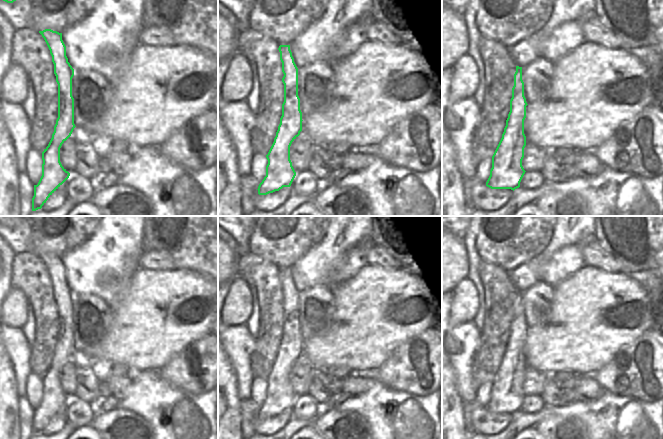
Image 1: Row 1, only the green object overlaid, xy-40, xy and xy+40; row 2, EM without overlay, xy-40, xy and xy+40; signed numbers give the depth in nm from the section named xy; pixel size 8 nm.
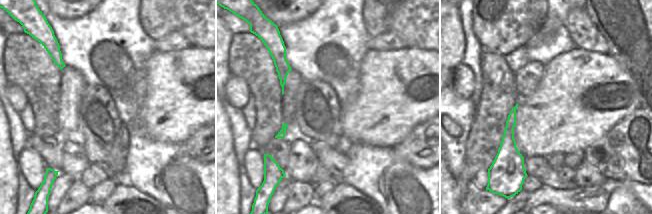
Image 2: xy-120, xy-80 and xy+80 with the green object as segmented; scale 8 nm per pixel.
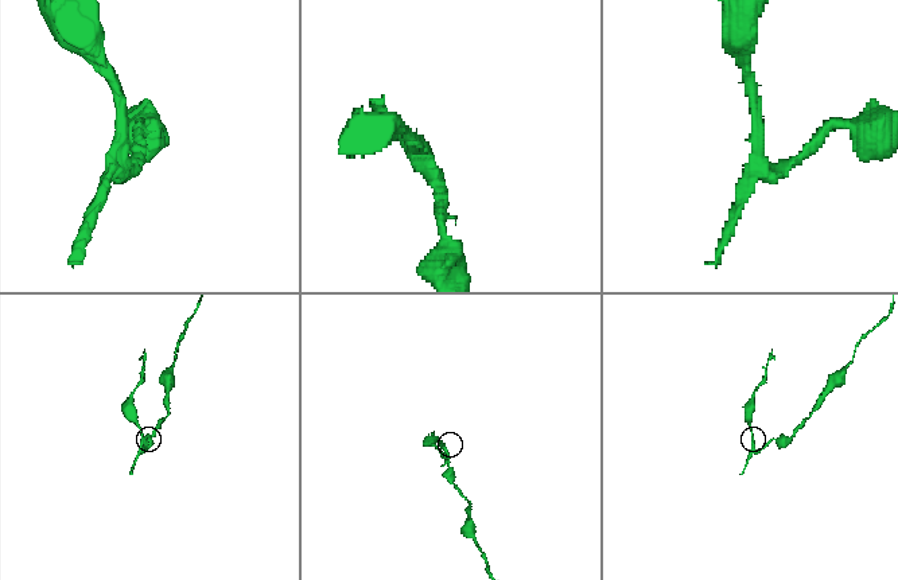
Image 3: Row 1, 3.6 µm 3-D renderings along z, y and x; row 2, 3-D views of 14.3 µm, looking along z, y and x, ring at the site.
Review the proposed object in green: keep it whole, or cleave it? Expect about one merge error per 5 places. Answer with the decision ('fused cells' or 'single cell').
single cell

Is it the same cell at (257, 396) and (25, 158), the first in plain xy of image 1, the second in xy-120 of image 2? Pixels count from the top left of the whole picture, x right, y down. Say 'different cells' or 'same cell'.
same cell

